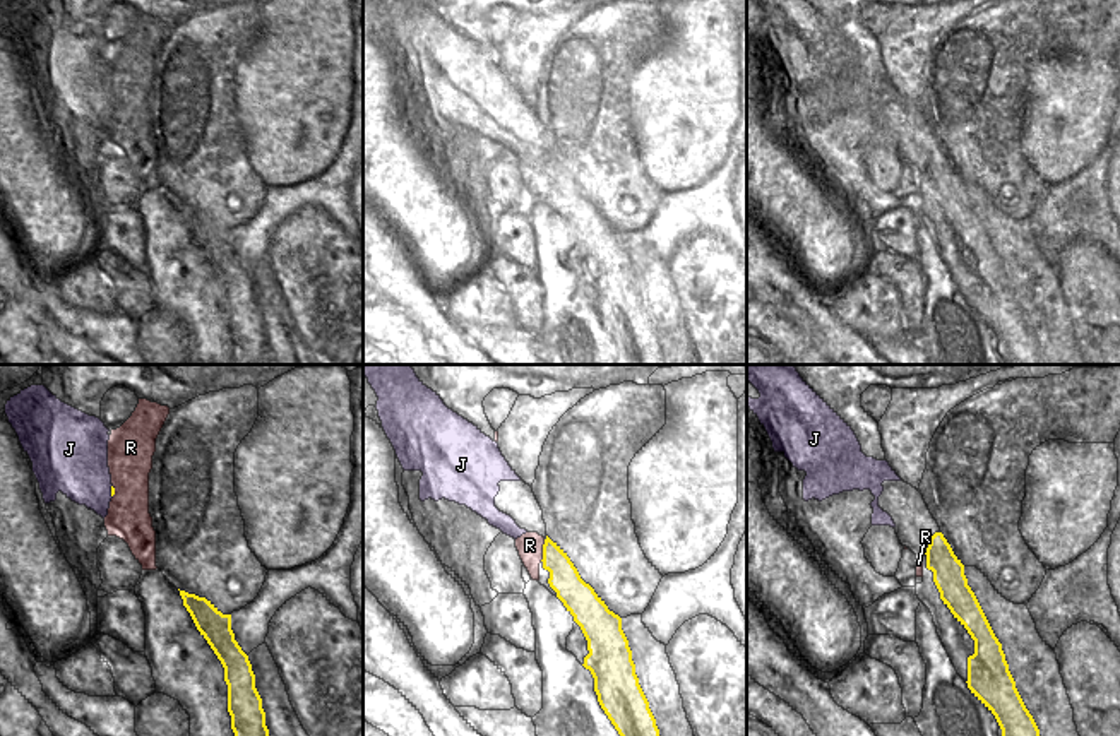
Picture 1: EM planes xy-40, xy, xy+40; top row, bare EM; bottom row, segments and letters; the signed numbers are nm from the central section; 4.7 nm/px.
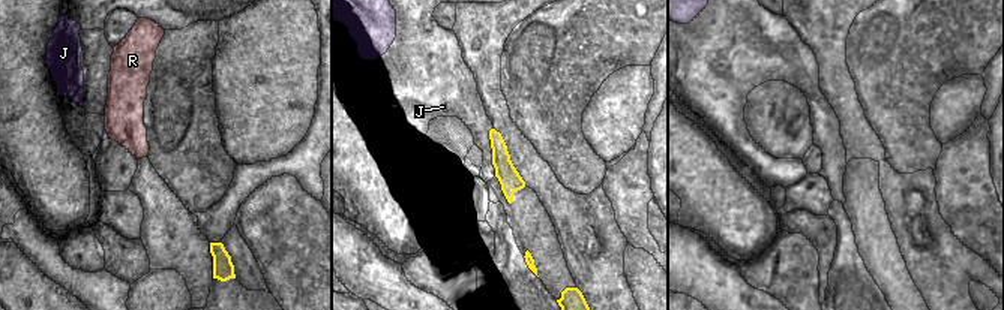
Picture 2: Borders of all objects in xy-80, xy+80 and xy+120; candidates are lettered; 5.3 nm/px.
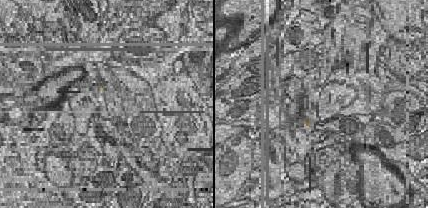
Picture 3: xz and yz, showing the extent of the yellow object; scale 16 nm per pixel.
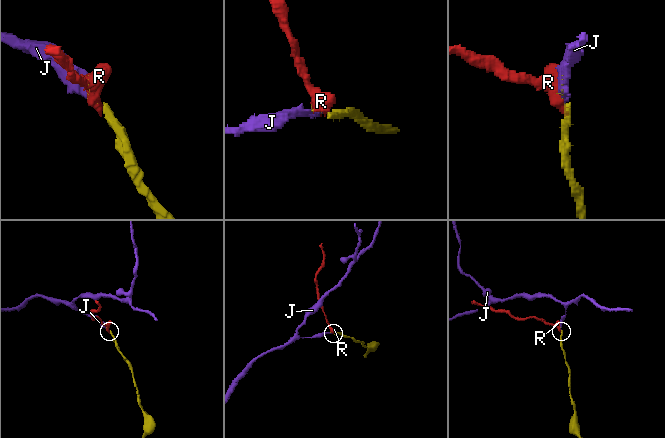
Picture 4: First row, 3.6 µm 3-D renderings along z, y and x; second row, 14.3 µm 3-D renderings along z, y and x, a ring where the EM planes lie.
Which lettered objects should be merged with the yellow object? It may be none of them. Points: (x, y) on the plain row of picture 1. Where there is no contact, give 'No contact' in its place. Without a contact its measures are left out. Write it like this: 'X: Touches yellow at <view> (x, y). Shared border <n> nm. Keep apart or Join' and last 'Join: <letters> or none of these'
J: Touches yellow at xy-40 (112, 108). Shared border 60 nm. Join
R: Touches yellow at xy (543, 166). Shared border 110 nm. Keep apart
Join: J

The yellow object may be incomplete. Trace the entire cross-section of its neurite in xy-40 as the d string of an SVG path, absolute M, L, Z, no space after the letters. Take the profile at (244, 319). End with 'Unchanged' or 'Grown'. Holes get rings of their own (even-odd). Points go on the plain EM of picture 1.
M180 207L183 223L224 284L228 329L235 356L231 365L272 365L262 315L248 272L235 257L231 231L223 231L211 217Z. Unchanged

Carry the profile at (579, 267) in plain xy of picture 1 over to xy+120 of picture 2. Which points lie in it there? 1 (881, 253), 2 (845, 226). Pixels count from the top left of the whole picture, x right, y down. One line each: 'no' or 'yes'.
1: yes
2: no

